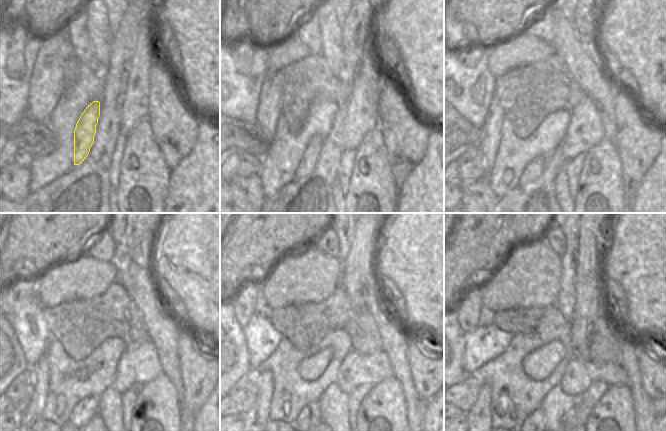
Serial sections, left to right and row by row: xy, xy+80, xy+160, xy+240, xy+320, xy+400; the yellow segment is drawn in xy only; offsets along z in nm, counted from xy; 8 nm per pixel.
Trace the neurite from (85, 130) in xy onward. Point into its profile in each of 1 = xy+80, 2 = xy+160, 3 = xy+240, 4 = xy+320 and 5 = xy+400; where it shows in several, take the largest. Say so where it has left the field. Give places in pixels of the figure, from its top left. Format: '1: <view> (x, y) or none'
1: xy+80 (311, 154)
2: xy+160 (533, 170)
3: xy+240 (87, 408)
4: xy+320 (310, 416)
5: xy+400 (537, 416)

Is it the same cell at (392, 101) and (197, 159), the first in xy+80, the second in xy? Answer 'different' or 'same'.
different

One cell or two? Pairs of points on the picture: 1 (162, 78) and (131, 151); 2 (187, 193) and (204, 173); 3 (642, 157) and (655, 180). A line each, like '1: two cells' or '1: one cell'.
1: two cells
2: one cell
3: two cells

